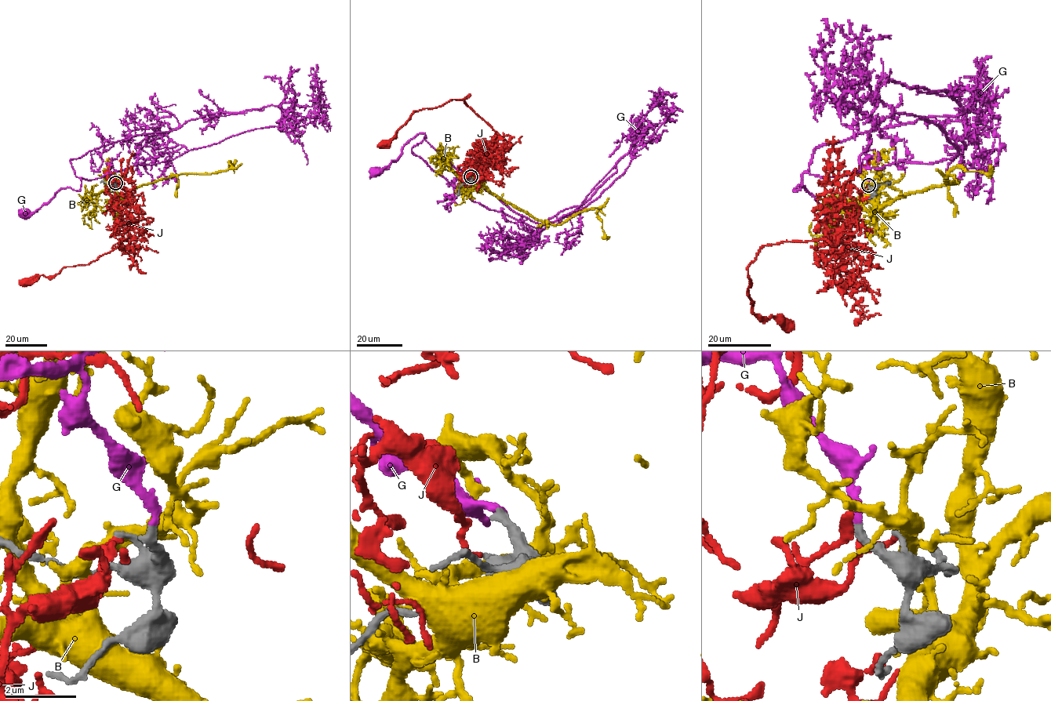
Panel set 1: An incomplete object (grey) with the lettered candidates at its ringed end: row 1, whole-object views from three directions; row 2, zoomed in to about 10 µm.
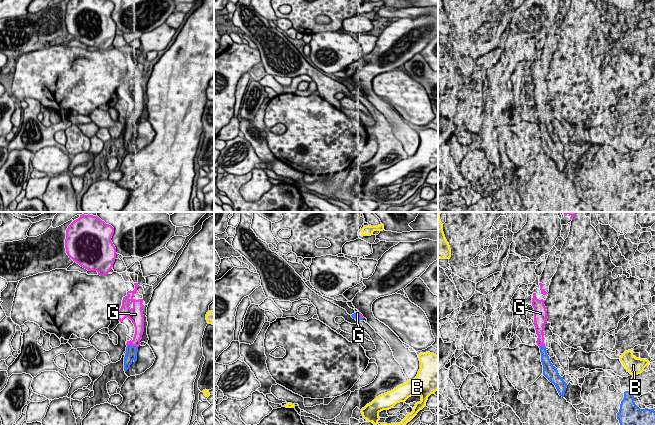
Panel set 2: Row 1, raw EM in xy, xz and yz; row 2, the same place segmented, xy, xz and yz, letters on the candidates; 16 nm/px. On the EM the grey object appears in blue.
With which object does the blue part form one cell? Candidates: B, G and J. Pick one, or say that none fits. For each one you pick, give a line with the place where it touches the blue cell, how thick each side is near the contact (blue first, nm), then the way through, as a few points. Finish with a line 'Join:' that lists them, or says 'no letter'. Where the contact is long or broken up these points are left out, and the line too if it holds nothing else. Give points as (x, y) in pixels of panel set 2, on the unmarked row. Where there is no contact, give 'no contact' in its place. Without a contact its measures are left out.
G: meets blue in xy at (131, 121); 190 nm thick on the blue side, 130 nm on the other
Join: G

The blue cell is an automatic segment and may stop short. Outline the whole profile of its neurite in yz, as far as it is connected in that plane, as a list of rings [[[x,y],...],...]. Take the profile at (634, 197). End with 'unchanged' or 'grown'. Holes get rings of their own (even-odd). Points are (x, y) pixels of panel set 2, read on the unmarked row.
[[[625,167],[617,195],[622,212],[655,212],[654,185],[640,185],[634,178],[632,167]]]; unchanged

